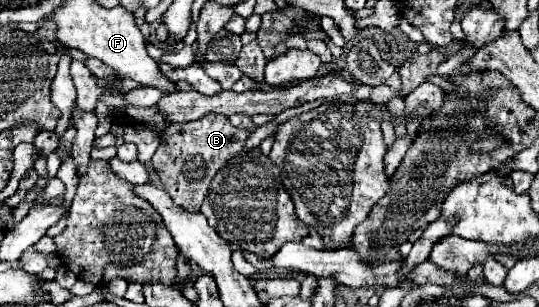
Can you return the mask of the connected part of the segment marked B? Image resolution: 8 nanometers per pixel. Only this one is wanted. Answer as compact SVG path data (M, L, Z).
M206 115L192 123L174 123L160 135L160 145L154 153L154 171L172 201L186 211L200 211L202 199L212 177L238 153L246 151L244 141L252 135L250 129L234 127L226 115Z

